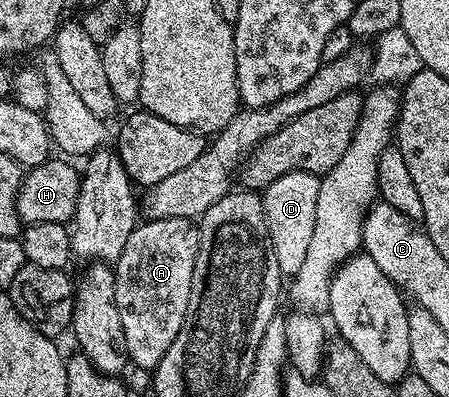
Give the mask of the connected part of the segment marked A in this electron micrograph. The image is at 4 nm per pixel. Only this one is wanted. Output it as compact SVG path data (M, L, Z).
M164 218L163 220L142 221L127 236L123 252L112 267L115 276L115 304L123 319L125 353L128 361L139 369L152 372L163 360L163 352L171 348L171 340L179 336L183 320L187 316L187 304L191 300L191 276L195 272L195 260L199 256L200 225L192 218Z

